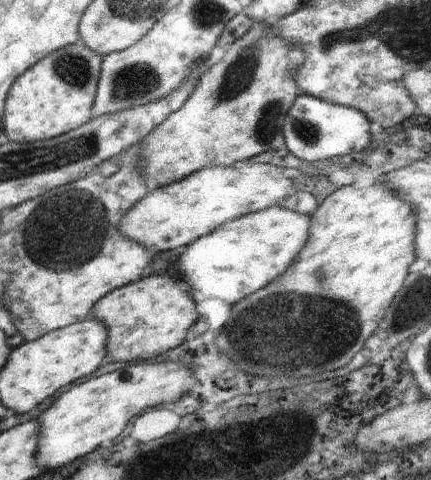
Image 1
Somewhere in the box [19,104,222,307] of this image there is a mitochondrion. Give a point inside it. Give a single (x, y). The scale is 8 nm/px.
(63, 235)

